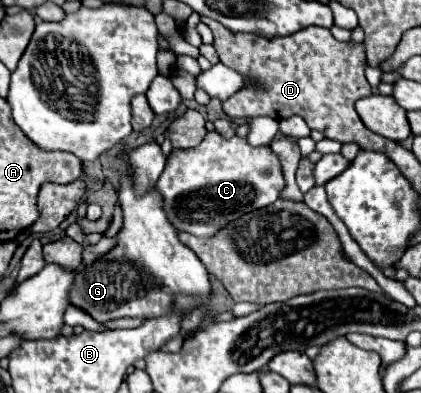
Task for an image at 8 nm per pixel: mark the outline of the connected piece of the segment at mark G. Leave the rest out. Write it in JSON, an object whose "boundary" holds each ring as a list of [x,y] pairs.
{"boundary":[[[124,174],[116,194],[124,218],[116,246],[94,264],[78,268],[76,284],[72,286],[72,306],[90,312],[90,316],[102,324],[118,318],[162,316],[172,310],[174,296],[178,294],[206,296],[204,292],[210,288],[208,272],[196,254],[178,240],[178,232],[164,212],[162,196],[156,192],[156,186],[138,196],[132,174]]]}

